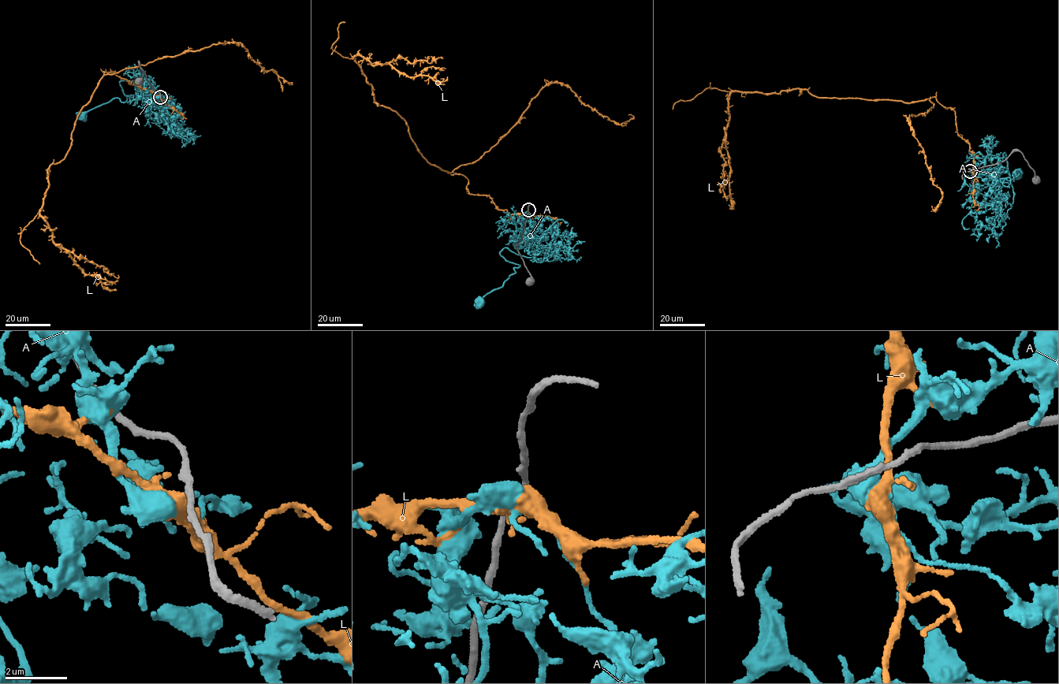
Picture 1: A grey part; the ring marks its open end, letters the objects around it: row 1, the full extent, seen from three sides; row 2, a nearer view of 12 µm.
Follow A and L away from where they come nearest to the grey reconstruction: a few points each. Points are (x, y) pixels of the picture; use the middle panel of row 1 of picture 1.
A: (527, 211), (516, 224), (513, 243), (537, 252), (529, 258), (503, 248), (501, 256), (520, 265), (480, 302)
L: (528, 212), (499, 210), (429, 163), (354, 57), (447, 76)

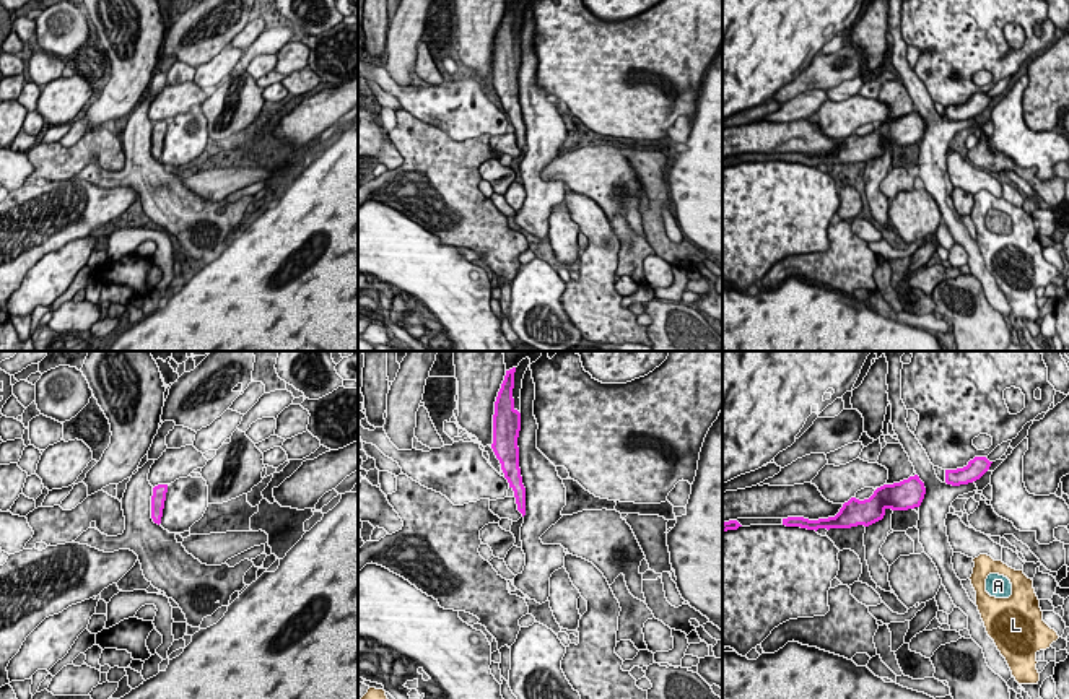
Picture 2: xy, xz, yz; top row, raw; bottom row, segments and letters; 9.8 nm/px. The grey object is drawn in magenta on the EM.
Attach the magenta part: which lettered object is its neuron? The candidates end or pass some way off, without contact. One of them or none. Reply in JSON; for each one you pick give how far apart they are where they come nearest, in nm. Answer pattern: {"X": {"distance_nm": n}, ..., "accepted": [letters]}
{"accepted": []}

